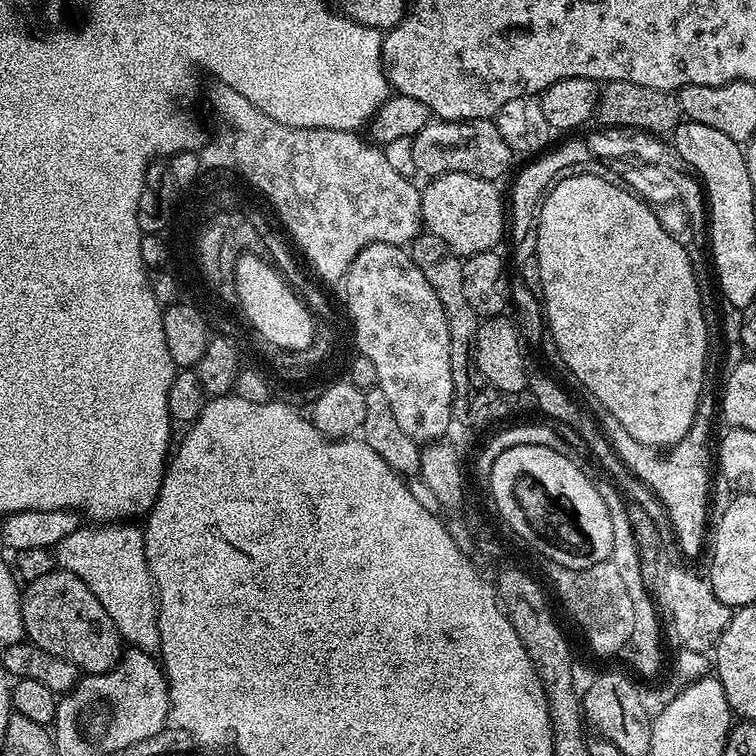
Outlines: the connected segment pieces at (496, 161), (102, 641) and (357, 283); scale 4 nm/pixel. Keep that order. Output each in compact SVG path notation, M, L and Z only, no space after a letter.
M433 119L412 137L414 166L420 176L431 178L447 172L474 174L478 178L499 181L499 176L511 166L514 153L506 146L506 138L498 134L492 120Z
M54 570L50 574L42 574L42 578L34 578L23 585L20 598L22 606L22 622L25 637L55 656L66 658L75 668L84 674L102 674L109 672L122 655L122 641L114 622L110 622L110 614L102 610L102 602L90 594L90 586L69 572Z
M371 243L370 246L366 246L361 250L354 258L354 262L350 264L347 270L347 274L342 281L342 295L350 296L350 308L352 308L353 318L356 318L356 326L358 326L358 340L360 340L360 346L364 348L364 354L368 359L374 360L376 368L378 368L377 387L382 390L386 398L390 401L390 406L393 409L394 418L397 419L397 423L406 434L410 434L412 438L419 444L435 443L443 436L446 430L450 426L450 422L453 423L454 413L452 410L452 404L455 400L453 394L453 372L450 366L450 336L449 336L449 324L446 322L445 311L442 310L442 304L438 300L437 294L430 287L430 282L426 281L426 278L422 275L422 270L419 270L418 266L415 266L411 253L401 245L392 243Z

